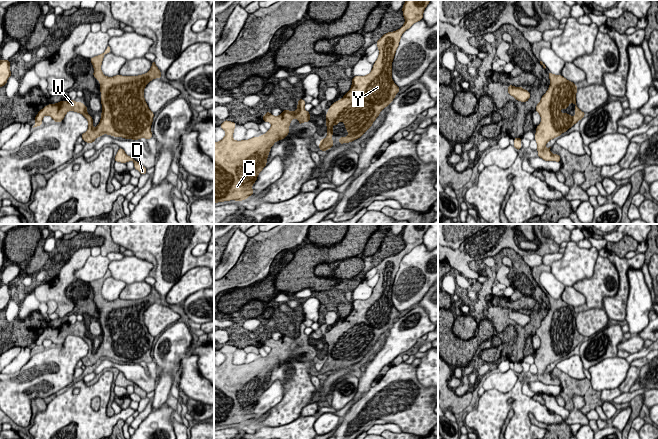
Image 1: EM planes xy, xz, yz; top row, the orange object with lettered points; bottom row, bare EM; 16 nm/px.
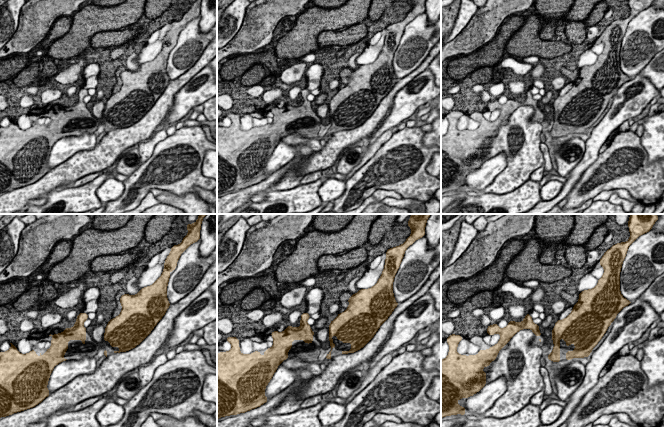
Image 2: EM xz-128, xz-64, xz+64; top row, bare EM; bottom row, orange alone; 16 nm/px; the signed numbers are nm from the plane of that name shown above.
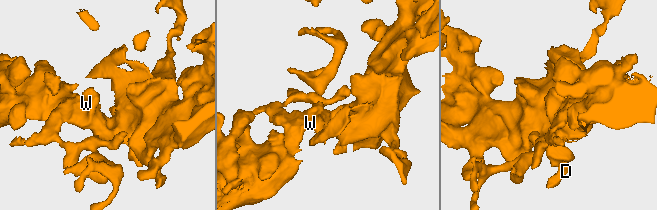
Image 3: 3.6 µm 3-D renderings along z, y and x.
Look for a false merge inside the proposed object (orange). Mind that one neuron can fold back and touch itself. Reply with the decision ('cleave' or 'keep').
keep

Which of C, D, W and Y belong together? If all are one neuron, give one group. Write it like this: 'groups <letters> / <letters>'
groups C D W Y

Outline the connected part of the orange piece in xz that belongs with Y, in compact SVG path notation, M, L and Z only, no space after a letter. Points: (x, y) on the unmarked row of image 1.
M406 224L402 235L405 242L404 249L394 255L384 258L377 266L379 280L373 288L372 295L365 300L355 300L352 302L352 310L350 314L344 318L344 321L334 326L326 337L327 361L321 363L319 373L326 375L333 371L333 350L337 350L340 345L345 348L345 353L348 355L347 361L339 361L339 368L349 367L360 362L373 348L380 336L387 331L395 319L400 315L400 312L395 309L392 303L392 286L399 270L402 258L409 253L414 247L423 243L423 236L430 224Z

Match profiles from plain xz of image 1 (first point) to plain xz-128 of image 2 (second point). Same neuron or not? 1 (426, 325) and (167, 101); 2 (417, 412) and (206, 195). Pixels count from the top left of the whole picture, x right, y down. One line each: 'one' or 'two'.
1: two
2: two

